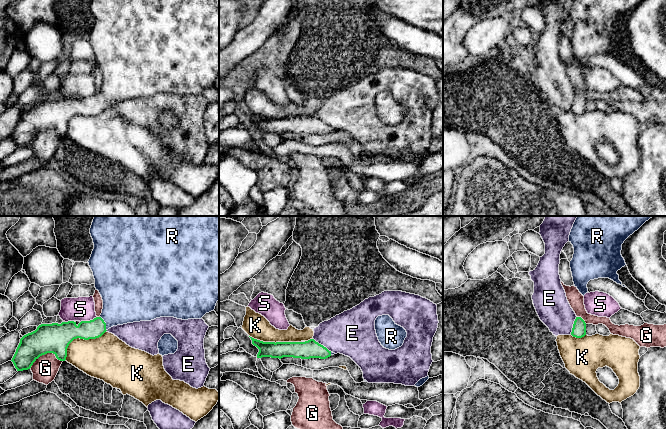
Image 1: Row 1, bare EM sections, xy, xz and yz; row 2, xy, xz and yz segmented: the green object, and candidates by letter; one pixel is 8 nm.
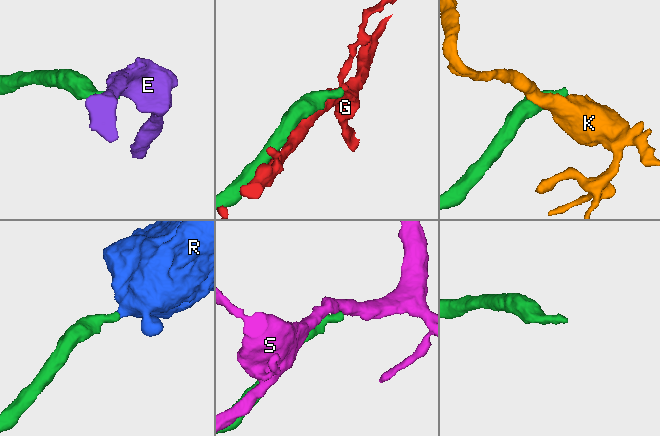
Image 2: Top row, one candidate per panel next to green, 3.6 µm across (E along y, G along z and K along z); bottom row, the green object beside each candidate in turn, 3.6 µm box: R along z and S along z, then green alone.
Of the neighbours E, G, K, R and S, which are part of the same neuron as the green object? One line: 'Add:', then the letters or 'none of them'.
Add: R

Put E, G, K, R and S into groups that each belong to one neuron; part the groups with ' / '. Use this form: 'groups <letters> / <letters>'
groups E / G / K / R / S

